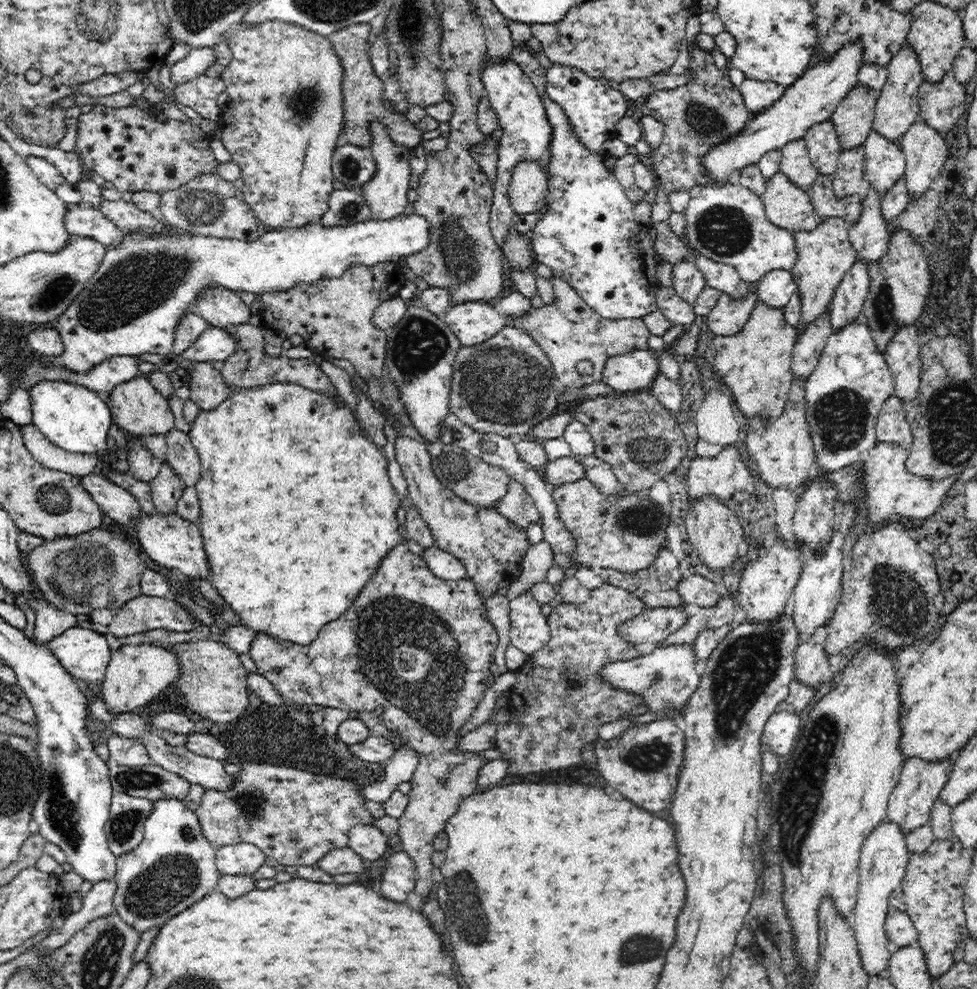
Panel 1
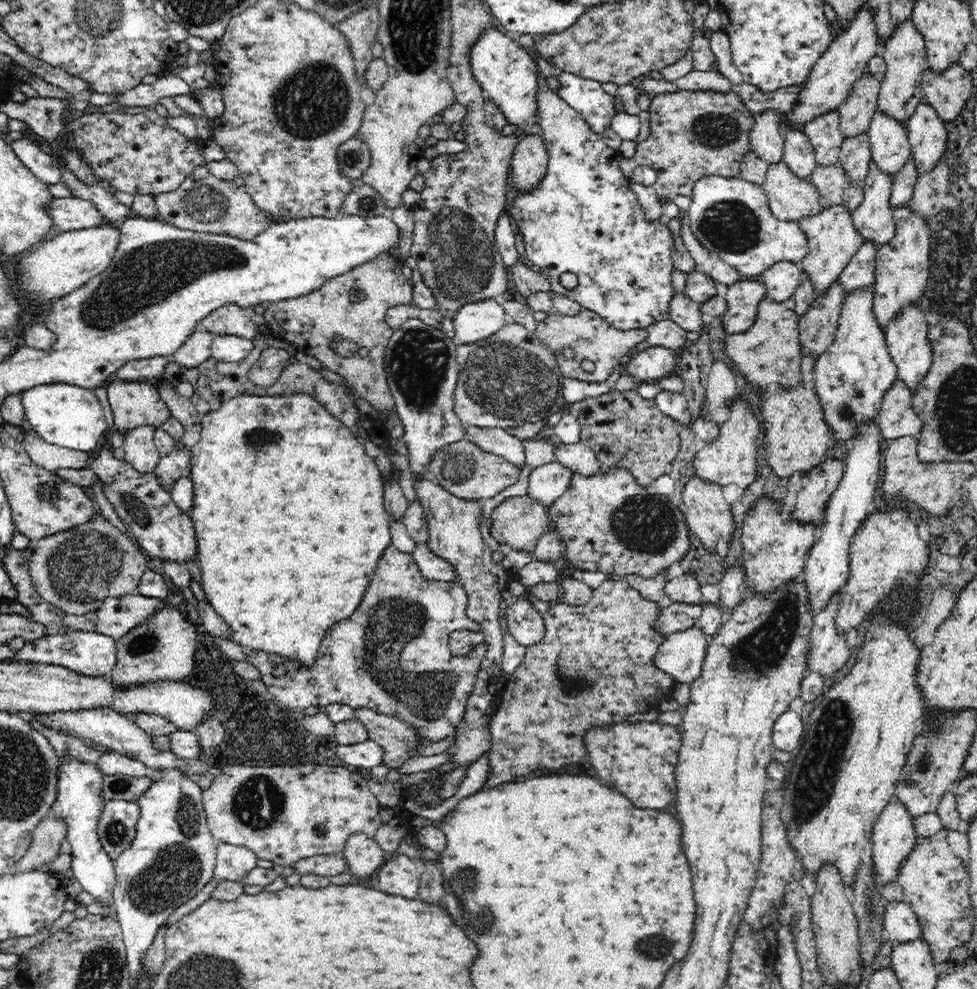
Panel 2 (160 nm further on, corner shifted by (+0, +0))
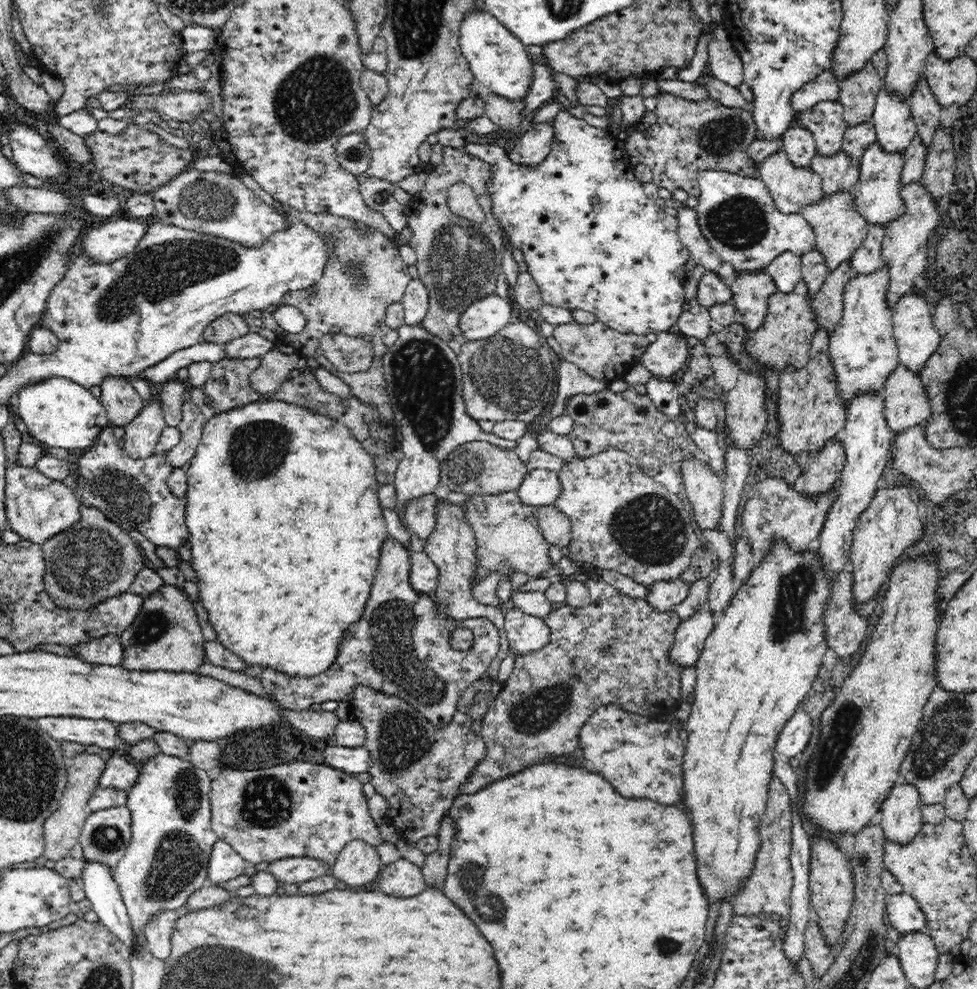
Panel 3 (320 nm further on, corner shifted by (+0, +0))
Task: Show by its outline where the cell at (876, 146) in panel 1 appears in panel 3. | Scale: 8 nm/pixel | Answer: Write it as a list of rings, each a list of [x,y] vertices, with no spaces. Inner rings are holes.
[[[880,88],[876,97],[871,122],[876,130],[876,142],[886,153],[902,153],[911,144],[912,139],[917,137],[917,127],[913,123],[910,105],[906,100],[888,94],[884,88]]]

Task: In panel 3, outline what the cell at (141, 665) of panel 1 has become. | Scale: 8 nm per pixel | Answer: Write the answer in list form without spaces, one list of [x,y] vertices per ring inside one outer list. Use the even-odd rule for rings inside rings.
[[[166,583],[163,585],[156,592],[144,596],[143,608],[139,610],[139,616],[120,635],[120,642],[124,647],[124,660],[121,665],[128,669],[129,672],[158,672],[163,670],[173,673],[196,673],[200,664],[206,660],[206,656],[204,650],[205,641],[196,617],[194,603],[182,589]]]

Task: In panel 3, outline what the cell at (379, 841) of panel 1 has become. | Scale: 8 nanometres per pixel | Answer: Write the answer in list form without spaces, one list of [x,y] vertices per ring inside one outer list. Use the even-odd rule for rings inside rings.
[[[364,839],[350,840],[330,866],[330,874],[350,886],[364,886],[372,882],[382,868],[375,846]]]

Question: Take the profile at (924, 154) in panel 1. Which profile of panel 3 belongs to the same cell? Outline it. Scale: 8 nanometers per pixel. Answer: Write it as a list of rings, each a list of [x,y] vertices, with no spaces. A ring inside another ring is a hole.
[[[924,76],[915,86],[914,93],[907,103],[911,108],[913,123],[917,127],[917,138],[921,144],[929,146],[940,128],[940,114],[943,108],[928,88]]]

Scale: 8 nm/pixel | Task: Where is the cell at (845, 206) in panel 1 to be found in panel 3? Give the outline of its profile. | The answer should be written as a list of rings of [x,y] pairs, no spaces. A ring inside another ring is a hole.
[[[840,151],[831,157],[816,155],[809,167],[822,179],[822,188],[825,195],[836,191],[856,191],[859,179],[859,165],[846,154]]]

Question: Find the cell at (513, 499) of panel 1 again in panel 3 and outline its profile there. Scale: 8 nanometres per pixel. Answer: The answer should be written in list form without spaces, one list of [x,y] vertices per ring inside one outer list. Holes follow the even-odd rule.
[[[511,491],[508,493],[498,494],[496,496],[473,496],[469,501],[464,503],[466,507],[468,523],[472,526],[475,533],[478,557],[484,560],[484,578],[488,577],[490,572],[500,570],[501,579],[509,580],[512,570],[519,570],[529,576],[529,579],[542,578],[544,572],[548,572],[552,566],[550,561],[549,548],[550,543],[546,542],[544,535],[539,528],[537,520],[537,506],[528,506],[519,501],[518,492]]]

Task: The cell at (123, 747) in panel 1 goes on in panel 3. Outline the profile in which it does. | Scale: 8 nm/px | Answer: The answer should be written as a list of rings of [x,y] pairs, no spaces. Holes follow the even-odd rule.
[[[121,753],[106,754],[106,766],[100,776],[101,788],[131,789],[138,780],[140,764],[130,761]]]

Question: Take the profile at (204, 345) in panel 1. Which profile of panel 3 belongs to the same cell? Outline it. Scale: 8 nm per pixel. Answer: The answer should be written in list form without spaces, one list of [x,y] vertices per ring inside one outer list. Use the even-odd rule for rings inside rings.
[[[251,332],[224,343],[226,358],[260,359],[266,352],[275,348],[276,342],[270,341],[259,333]]]

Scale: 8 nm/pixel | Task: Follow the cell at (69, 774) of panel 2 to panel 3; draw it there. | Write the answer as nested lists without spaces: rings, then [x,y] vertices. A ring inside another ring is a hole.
[[[84,859],[80,878],[84,882],[85,896],[92,902],[99,922],[122,940],[126,947],[134,946],[134,937],[129,932],[128,911],[110,866],[98,859]]]

